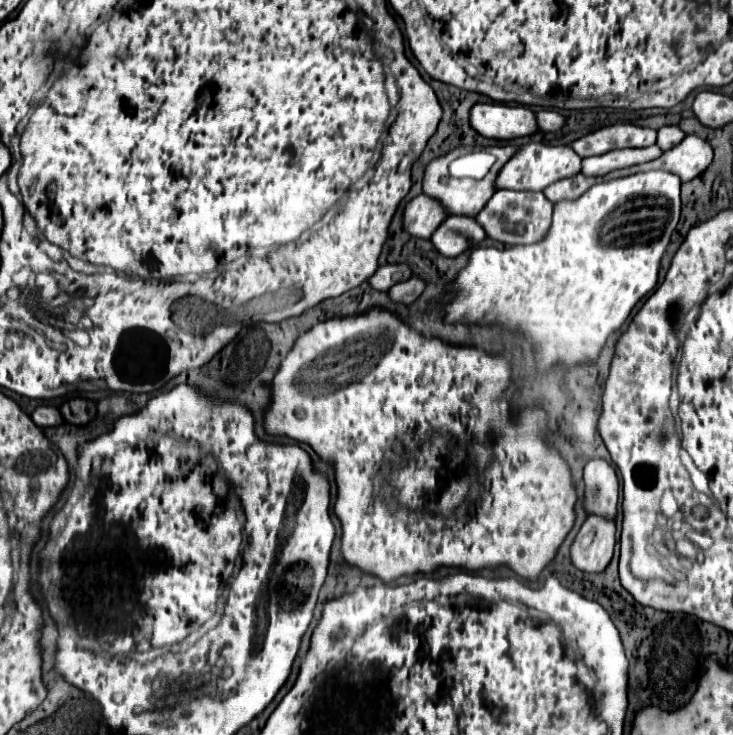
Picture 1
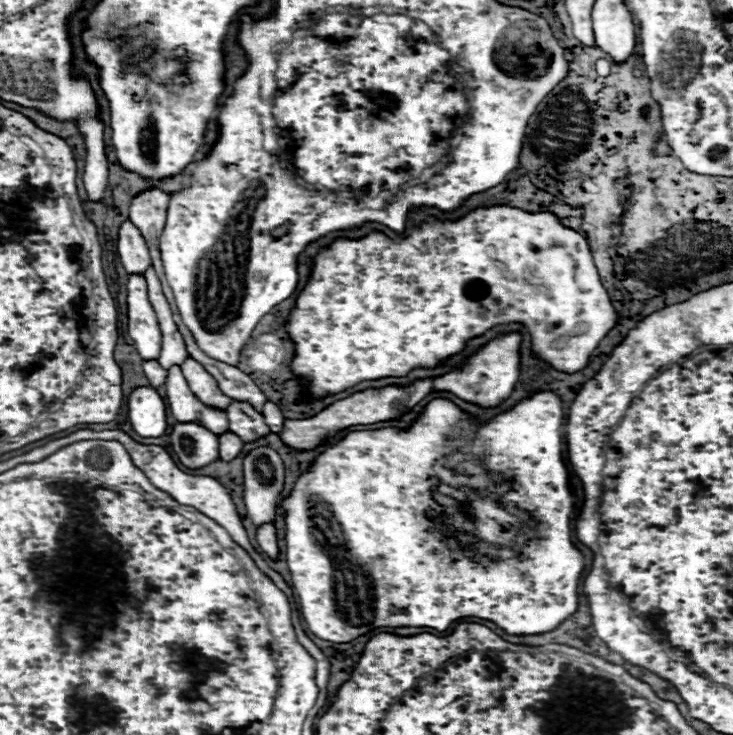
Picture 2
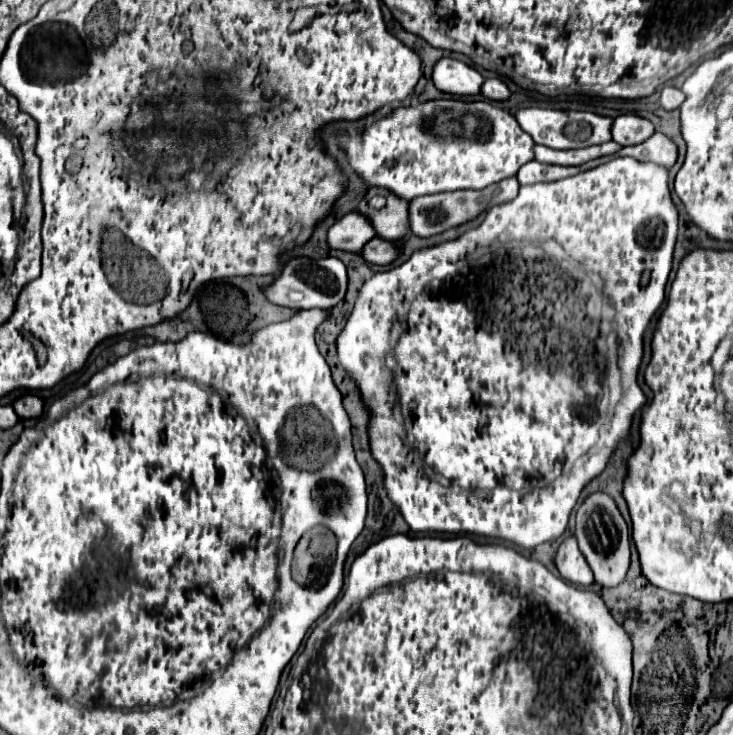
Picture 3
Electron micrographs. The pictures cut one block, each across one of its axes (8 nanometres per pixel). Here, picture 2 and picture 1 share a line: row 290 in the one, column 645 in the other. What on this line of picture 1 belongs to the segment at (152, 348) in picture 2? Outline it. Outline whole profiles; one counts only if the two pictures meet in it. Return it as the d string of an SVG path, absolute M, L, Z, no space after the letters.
M614 124L604 126L596 132L586 134L584 138L572 142L572 148L578 156L600 156L618 148L646 148L656 142L656 130L642 128L634 124Z

